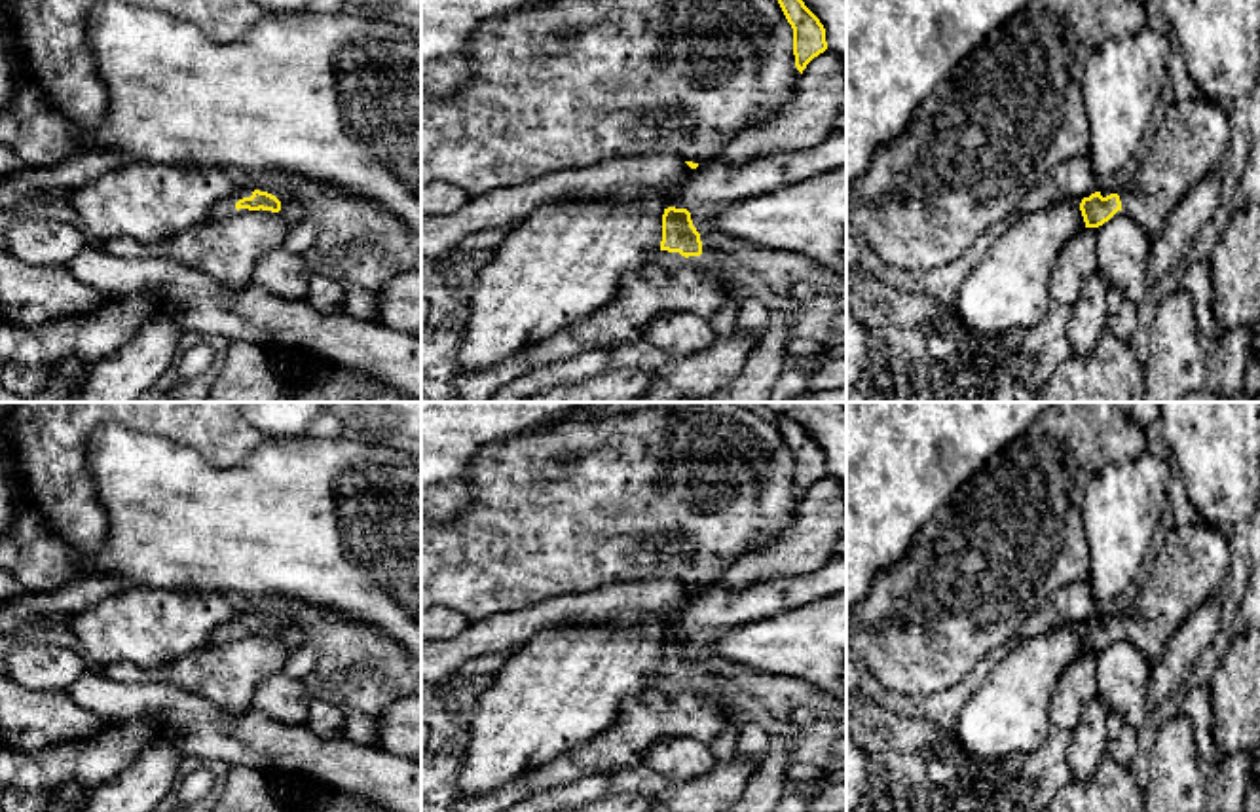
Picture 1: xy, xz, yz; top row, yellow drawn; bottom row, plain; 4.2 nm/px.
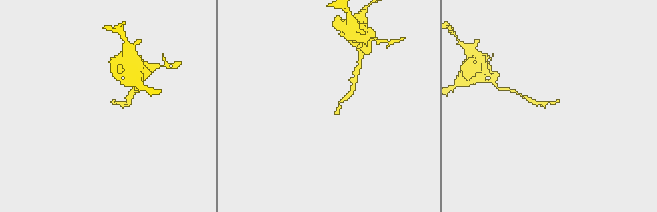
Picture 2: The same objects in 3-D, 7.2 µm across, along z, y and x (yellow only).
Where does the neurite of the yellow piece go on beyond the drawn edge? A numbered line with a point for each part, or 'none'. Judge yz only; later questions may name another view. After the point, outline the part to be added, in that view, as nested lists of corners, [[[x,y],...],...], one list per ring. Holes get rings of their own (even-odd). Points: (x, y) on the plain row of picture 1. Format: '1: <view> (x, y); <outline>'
1: yz (1190, 568); [[[1177,524],[1146,581],[1120,615],[1121,636],[1152,664],[1186,618],[1216,594],[1232,567],[1230,541],[1209,524]]]

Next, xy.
1: xy (245, 615); [[[241,607],[239,615],[232,620],[230,626],[226,626],[214,639],[214,641],[220,641],[220,639],[230,639],[230,637],[235,637],[235,628],[243,622],[250,622],[252,617],[254,617],[254,609],[252,607]]]

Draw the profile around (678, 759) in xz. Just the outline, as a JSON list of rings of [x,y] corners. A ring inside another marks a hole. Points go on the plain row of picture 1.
[[[670,738],[655,742],[643,763],[664,776],[668,784],[695,782],[710,772],[717,759],[710,746],[695,738]]]

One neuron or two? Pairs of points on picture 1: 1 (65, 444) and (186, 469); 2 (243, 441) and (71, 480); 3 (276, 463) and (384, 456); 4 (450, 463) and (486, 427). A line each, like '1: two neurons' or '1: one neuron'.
1: two neurons
2: one neuron
3: one neuron
4: one neuron

